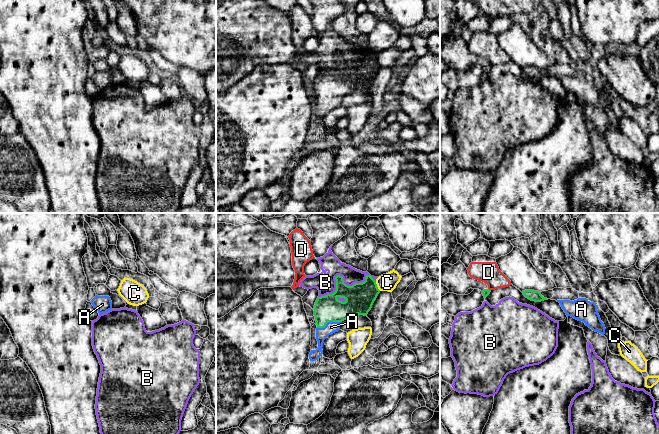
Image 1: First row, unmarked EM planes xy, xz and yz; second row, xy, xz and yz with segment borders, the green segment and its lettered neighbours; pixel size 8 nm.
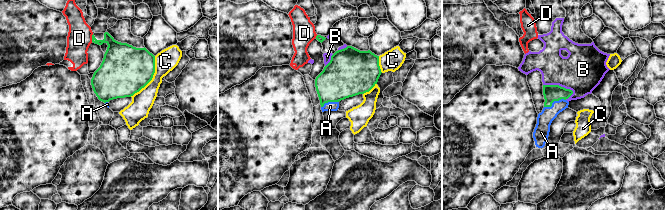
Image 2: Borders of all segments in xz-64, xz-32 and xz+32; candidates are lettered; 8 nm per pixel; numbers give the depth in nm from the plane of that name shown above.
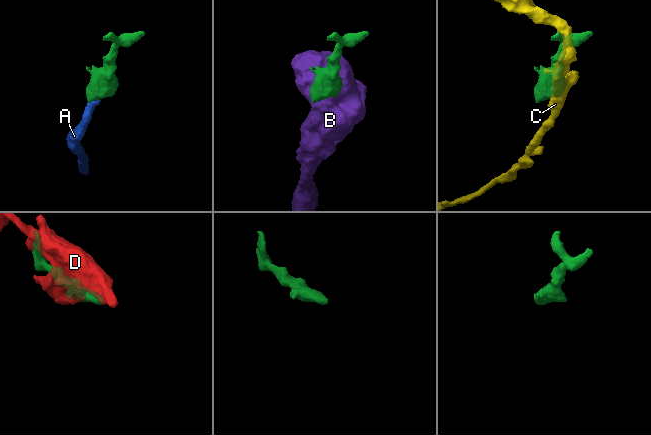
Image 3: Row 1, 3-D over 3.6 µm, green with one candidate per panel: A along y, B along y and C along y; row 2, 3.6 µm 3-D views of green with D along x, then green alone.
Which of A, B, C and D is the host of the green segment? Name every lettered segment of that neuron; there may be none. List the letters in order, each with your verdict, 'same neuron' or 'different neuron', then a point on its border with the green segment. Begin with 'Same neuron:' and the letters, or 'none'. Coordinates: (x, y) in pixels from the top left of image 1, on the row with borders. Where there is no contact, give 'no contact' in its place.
Same neuron: A
A: same neuron | xz (328, 321)
B: different neuron | xz (342, 277)
C: different neuron | xz (376, 286)
D: different neuron | yz (488, 289)

